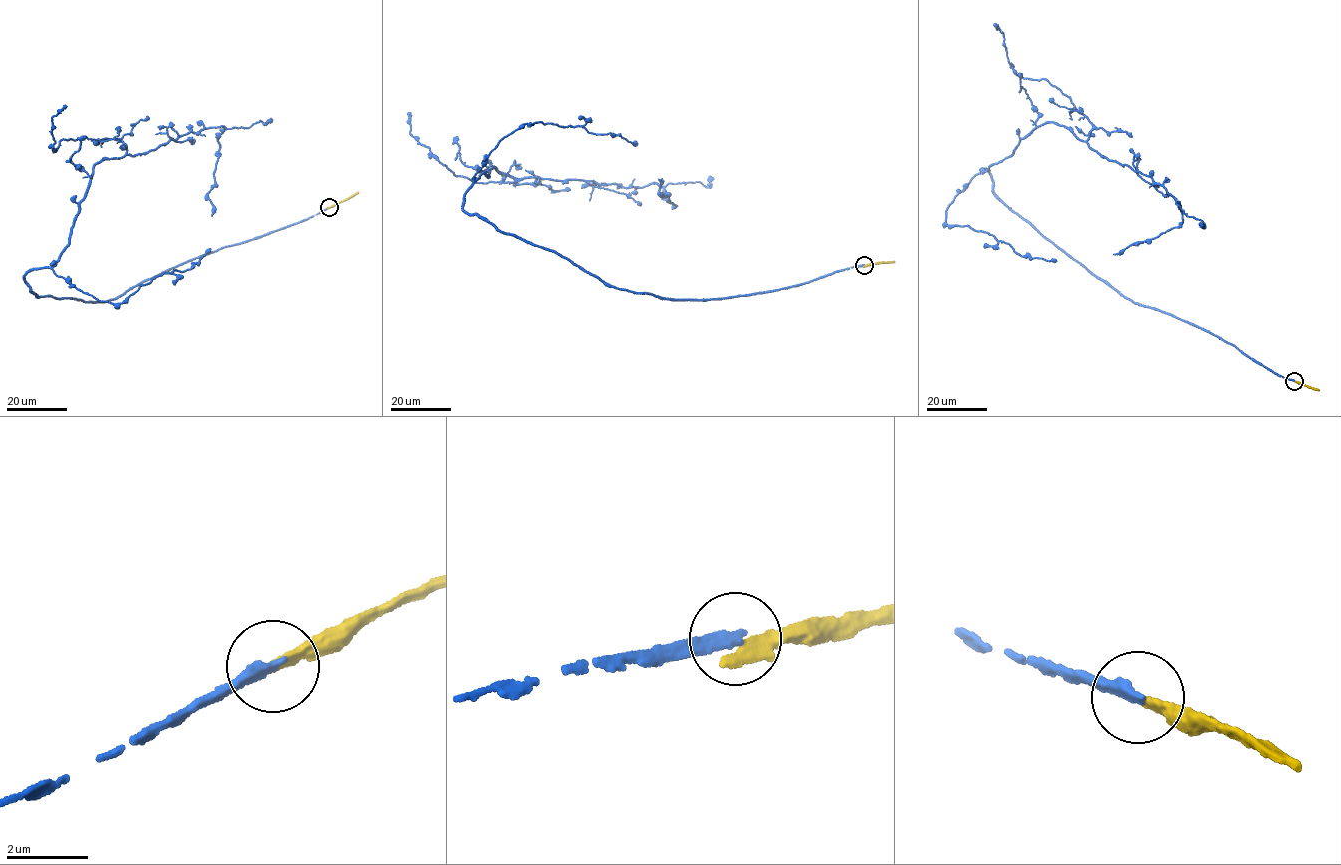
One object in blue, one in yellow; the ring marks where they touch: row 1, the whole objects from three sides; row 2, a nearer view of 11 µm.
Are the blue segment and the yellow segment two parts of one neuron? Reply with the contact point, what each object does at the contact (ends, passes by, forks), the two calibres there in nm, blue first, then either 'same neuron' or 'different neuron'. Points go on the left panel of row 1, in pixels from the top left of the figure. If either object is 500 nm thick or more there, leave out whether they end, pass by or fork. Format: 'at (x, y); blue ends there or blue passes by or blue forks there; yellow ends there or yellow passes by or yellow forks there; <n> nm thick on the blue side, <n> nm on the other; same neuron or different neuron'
at (329, 207); blue ends there; yellow ends there; 300 nm thick on the blue side, 360 nm on the other; different neuron

